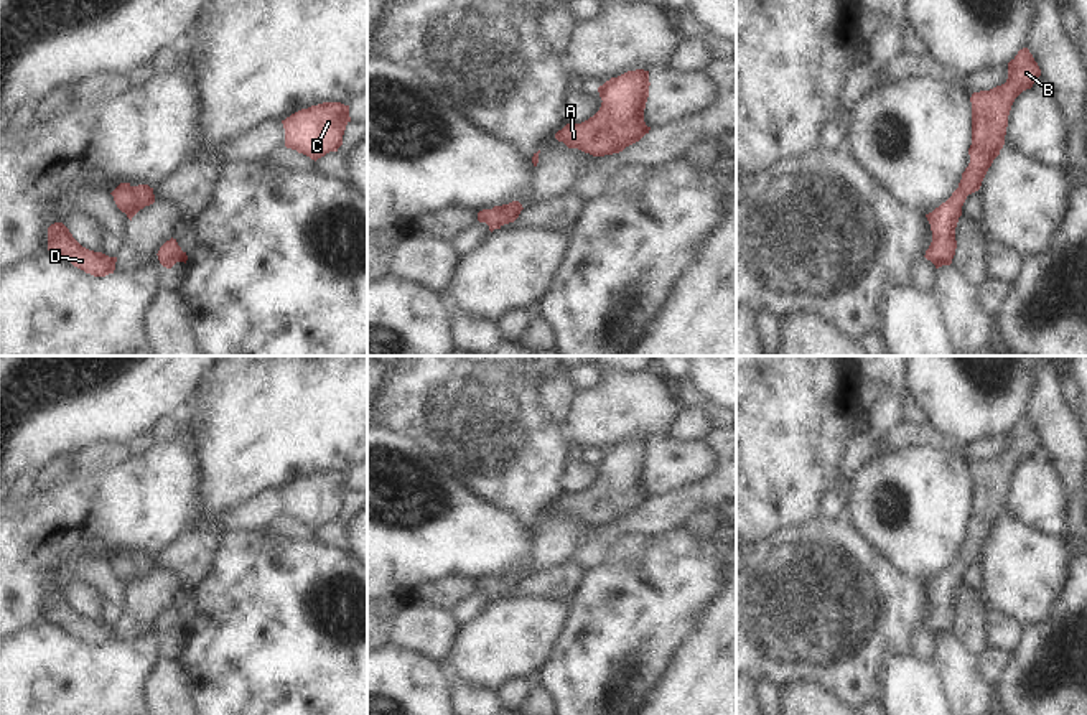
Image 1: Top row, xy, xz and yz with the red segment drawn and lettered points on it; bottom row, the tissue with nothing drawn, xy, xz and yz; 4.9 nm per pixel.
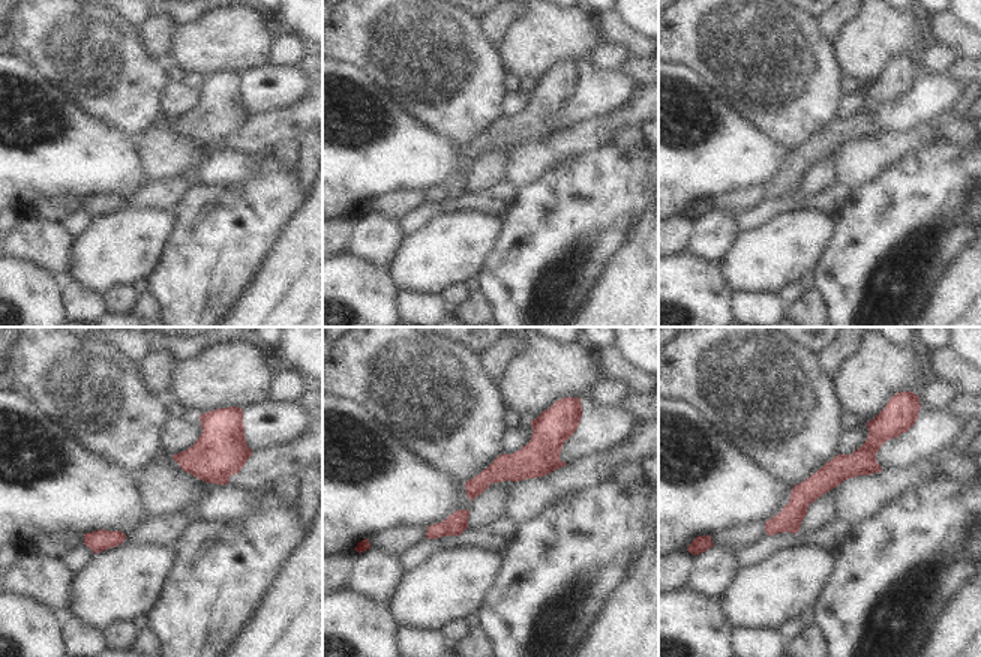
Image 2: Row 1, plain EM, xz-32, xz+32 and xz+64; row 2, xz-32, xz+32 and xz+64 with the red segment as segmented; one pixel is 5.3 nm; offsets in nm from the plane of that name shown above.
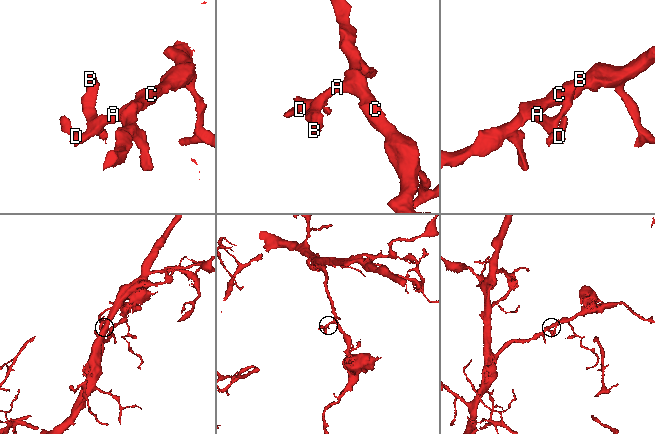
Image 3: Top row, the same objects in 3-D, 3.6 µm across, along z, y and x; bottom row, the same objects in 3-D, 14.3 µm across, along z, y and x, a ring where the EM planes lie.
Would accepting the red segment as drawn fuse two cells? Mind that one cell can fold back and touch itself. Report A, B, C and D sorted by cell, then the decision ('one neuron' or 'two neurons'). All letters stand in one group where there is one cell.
A B C D | one neuron

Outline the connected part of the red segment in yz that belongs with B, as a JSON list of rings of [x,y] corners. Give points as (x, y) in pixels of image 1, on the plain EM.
[[[1023,417],[1008,432],[1008,448],[1005,453],[972,463],[970,532],[952,565],[926,583],[932,600],[932,611],[924,626],[935,638],[952,633],[957,618],[955,596],[962,585],[962,575],[968,563],[980,558],[988,537],[1005,514],[1008,484],[1015,468],[1023,460],[1031,458],[1039,445],[1038,432],[1029,418]]]

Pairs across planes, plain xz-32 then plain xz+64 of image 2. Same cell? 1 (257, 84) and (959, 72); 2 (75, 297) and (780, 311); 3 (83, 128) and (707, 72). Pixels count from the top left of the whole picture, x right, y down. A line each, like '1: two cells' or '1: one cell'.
1: two cells
2: one cell
3: two cells

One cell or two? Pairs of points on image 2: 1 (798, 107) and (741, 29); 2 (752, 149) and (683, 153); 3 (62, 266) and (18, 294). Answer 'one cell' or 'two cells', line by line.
1: one cell
2: one cell
3: two cells

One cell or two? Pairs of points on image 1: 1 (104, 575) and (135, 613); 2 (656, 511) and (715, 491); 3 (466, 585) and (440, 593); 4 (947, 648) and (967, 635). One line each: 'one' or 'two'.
1: two
2: one
3: one
4: two

